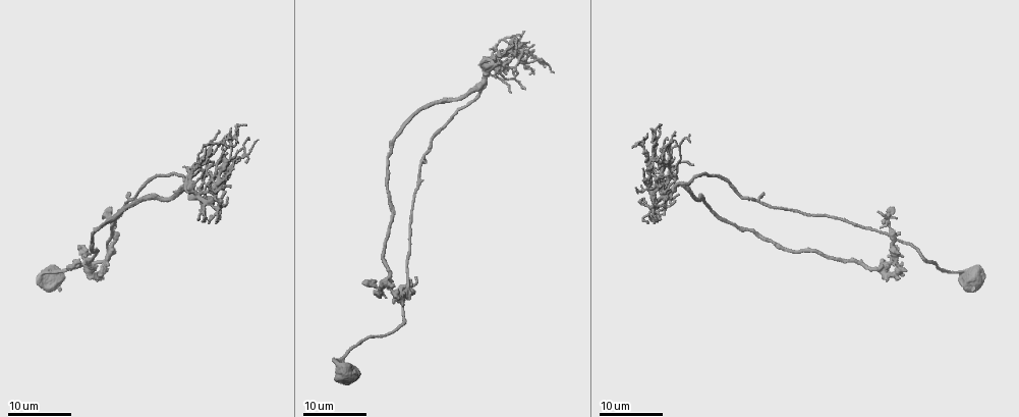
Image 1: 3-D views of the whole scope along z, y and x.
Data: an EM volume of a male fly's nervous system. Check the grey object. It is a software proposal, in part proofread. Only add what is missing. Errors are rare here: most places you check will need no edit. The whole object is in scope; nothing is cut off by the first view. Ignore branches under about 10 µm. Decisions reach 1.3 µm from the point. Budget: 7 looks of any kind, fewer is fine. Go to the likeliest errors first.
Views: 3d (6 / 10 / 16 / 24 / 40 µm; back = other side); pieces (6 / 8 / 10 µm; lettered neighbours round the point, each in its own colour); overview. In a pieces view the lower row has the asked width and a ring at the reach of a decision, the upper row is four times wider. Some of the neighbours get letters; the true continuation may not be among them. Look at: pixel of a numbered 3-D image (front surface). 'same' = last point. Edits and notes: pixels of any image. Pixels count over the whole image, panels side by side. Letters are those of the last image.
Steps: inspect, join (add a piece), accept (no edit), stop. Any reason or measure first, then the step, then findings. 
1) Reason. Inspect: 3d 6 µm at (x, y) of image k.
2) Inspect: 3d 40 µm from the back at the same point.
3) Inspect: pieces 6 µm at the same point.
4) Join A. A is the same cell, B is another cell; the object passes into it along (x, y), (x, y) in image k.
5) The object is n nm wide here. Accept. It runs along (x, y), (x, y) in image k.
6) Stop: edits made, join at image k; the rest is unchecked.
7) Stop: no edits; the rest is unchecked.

Free end. Inspect: 3d 24 µm at (220, 199) of image 1.

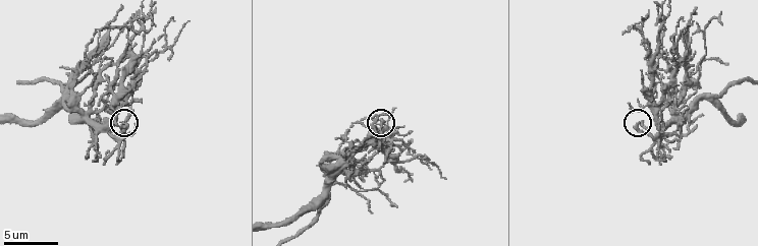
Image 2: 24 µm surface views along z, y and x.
Inspect: pieces 8 µm at (121, 124) of image 2.

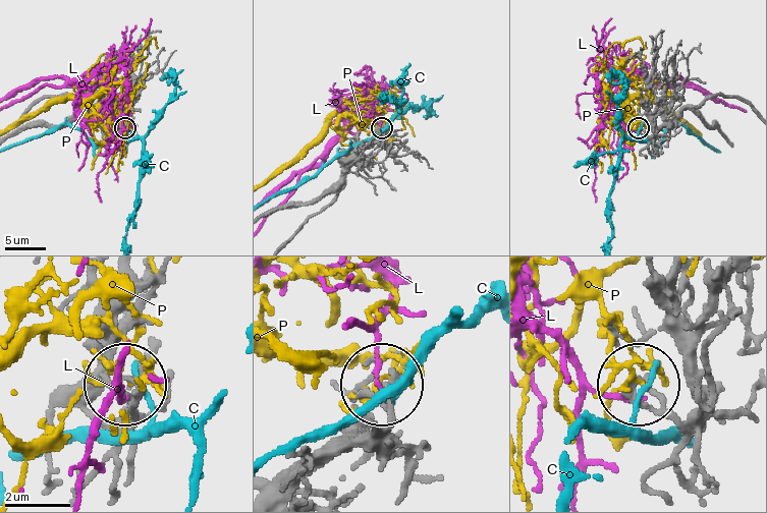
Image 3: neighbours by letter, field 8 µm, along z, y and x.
Accept. C, L and P are other cells; no lettered piece goes on from it.

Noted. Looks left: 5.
An open end. Inspect: 3d 24 µm at (78, 245) of image 1.

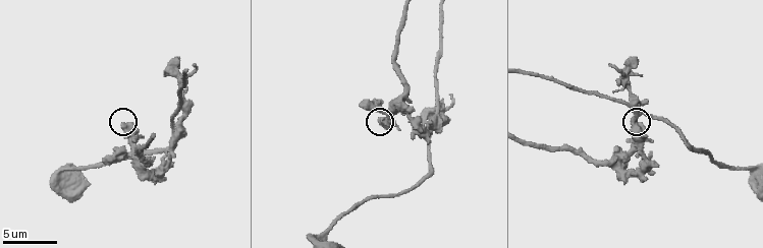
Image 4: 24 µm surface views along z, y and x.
What lies round it. Inspect: pieces 10 µm at (122, 126) of image 4.

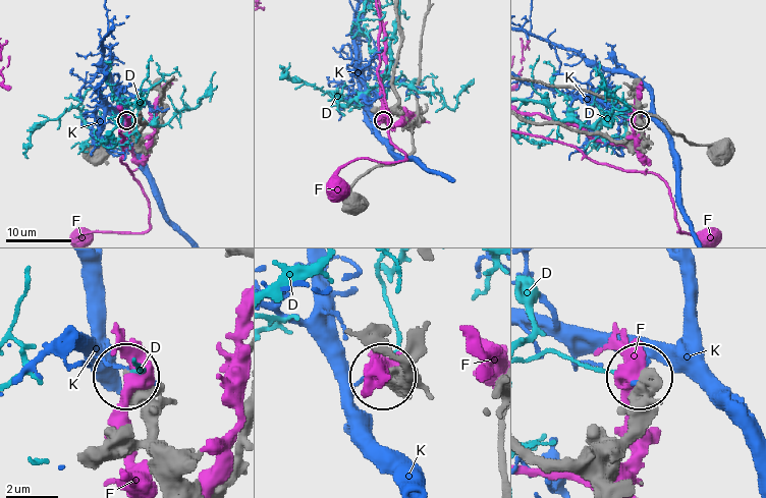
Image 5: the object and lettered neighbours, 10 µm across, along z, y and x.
Accept. D, F and K are other cells; it runs along (612, 481), (630, 429), (636, 378) in image 5; none of them fits.

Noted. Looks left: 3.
Thin end. Inspect: 3d 16 µm at (660, 123) of image 1.

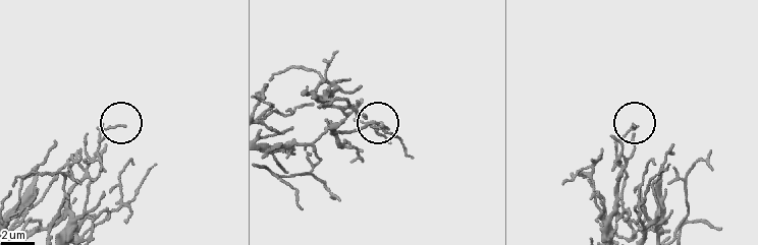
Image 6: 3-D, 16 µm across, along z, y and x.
Inspect: pieces 6 µm at (636, 124) of image 6.

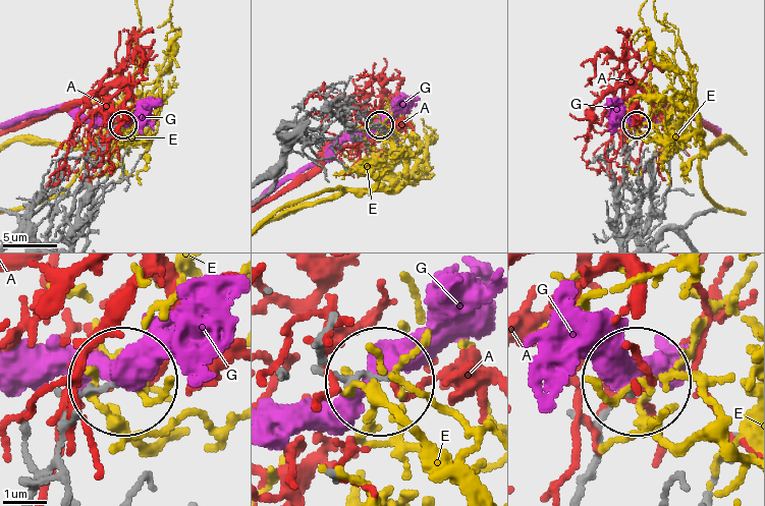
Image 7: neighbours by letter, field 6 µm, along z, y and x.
Accept. A, E and G are other cells; none of them fits.

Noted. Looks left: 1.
Stop: no edits; the rest is unchecked.

